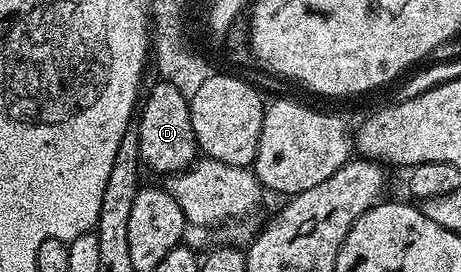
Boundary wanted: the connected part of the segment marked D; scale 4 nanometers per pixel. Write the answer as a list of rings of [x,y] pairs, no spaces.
[[[162,81],[155,83],[149,96],[148,91],[144,96],[135,130],[139,137],[142,164],[148,170],[150,167],[151,170],[158,171],[162,177],[168,177],[192,167],[198,158],[199,148],[195,141],[195,129],[191,129],[188,98],[179,93],[179,89],[175,89],[174,85]]]

